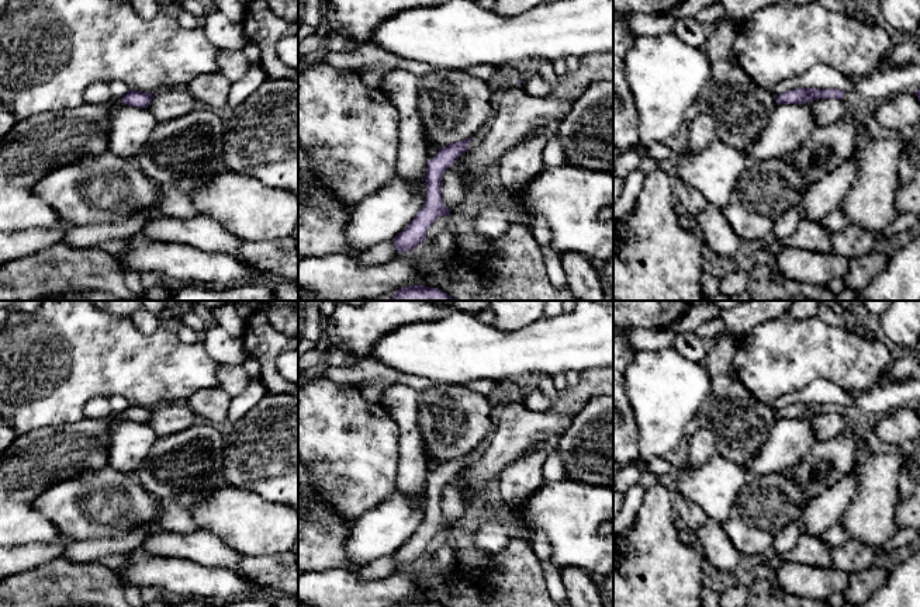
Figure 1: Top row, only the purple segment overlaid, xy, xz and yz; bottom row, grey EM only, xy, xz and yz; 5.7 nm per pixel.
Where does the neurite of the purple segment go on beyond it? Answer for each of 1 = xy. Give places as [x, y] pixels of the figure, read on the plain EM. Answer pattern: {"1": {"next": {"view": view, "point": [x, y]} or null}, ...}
{"1": {"next": null}}

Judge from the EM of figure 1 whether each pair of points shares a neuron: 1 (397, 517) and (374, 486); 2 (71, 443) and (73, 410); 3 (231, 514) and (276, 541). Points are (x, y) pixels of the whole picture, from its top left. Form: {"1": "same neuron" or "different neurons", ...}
{"1": "different neurons", "2": "different neurons", "3": "same neuron"}

